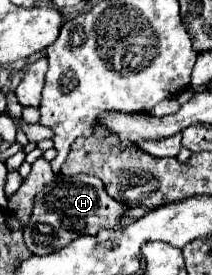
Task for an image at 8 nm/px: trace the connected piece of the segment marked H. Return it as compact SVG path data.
M93 175L55 177L53 185L49 185L49 189L43 189L37 195L29 227L23 233L25 245L35 255L59 251L81 235L95 235L101 229L123 229L121 219L125 217L125 211L127 205L109 197L101 179Z

